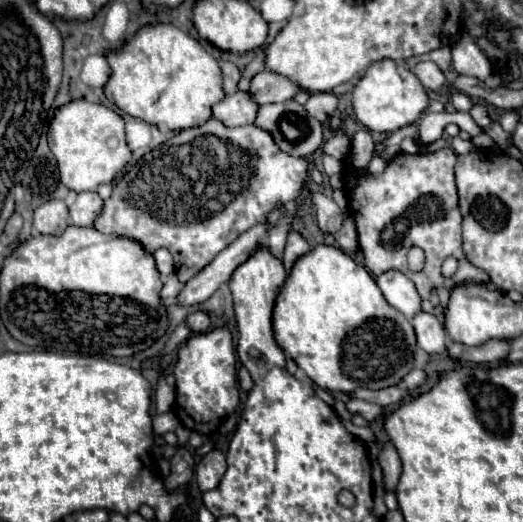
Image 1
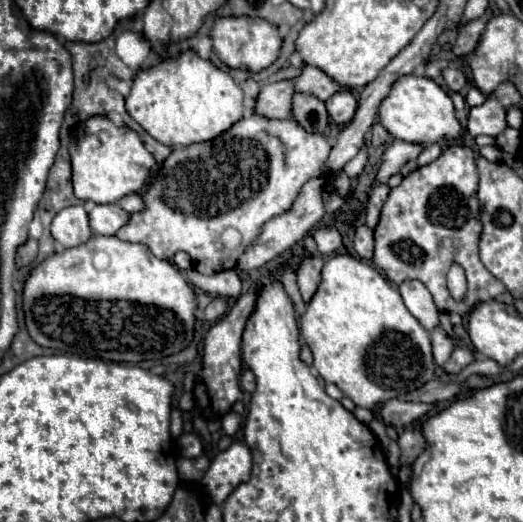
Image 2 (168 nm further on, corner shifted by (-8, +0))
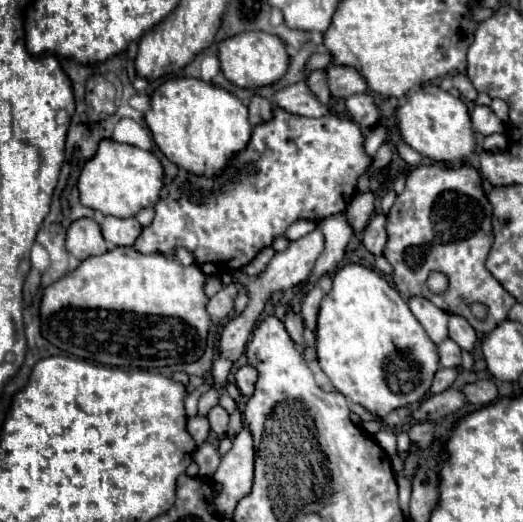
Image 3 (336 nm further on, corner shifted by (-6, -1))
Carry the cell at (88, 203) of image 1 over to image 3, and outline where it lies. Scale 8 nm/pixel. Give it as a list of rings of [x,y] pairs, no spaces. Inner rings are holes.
[[[106,216],[104,224],[102,224],[104,240],[114,246],[132,246],[136,242],[136,238],[140,236],[140,230],[142,230],[142,226],[136,218],[120,220],[114,216]]]

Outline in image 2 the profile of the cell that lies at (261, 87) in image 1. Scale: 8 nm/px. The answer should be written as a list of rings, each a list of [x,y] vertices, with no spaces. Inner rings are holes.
[[[304,65],[300,75],[296,75],[292,81],[296,93],[306,93],[318,97],[320,101],[326,101],[332,93],[338,91],[338,85],[328,75],[324,75],[318,67],[310,67],[310,65]]]

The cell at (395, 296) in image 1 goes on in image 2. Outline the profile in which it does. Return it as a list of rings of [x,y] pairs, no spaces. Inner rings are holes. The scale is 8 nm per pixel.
[[[402,281],[398,285],[398,291],[402,295],[402,301],[406,309],[420,321],[424,329],[434,329],[438,325],[438,309],[432,301],[430,291],[422,285],[422,281]]]

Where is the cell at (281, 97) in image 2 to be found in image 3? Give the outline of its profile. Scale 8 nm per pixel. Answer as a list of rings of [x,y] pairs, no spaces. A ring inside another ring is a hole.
[[[296,82],[288,88],[282,88],[280,92],[276,92],[274,102],[290,114],[300,114],[300,116],[310,116],[310,118],[320,118],[328,114],[328,106],[322,104],[316,98],[316,94],[310,92],[306,82]]]

